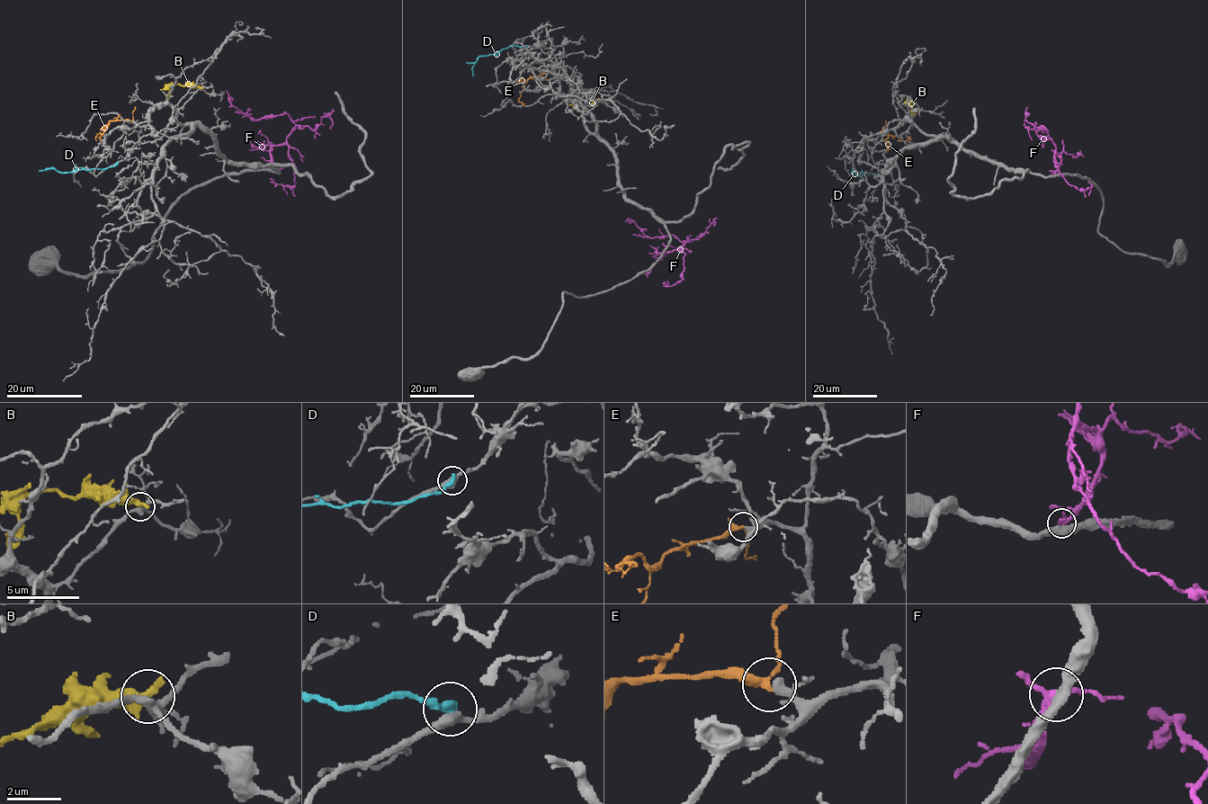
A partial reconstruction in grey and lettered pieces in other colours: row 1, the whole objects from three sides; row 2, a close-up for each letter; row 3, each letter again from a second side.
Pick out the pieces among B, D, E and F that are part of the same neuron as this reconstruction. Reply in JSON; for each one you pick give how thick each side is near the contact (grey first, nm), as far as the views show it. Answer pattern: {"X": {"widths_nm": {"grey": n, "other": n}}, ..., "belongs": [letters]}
{"E": {"widths_nm": {"grey": 200, "other": 280}}, "belongs": ["E"]}

